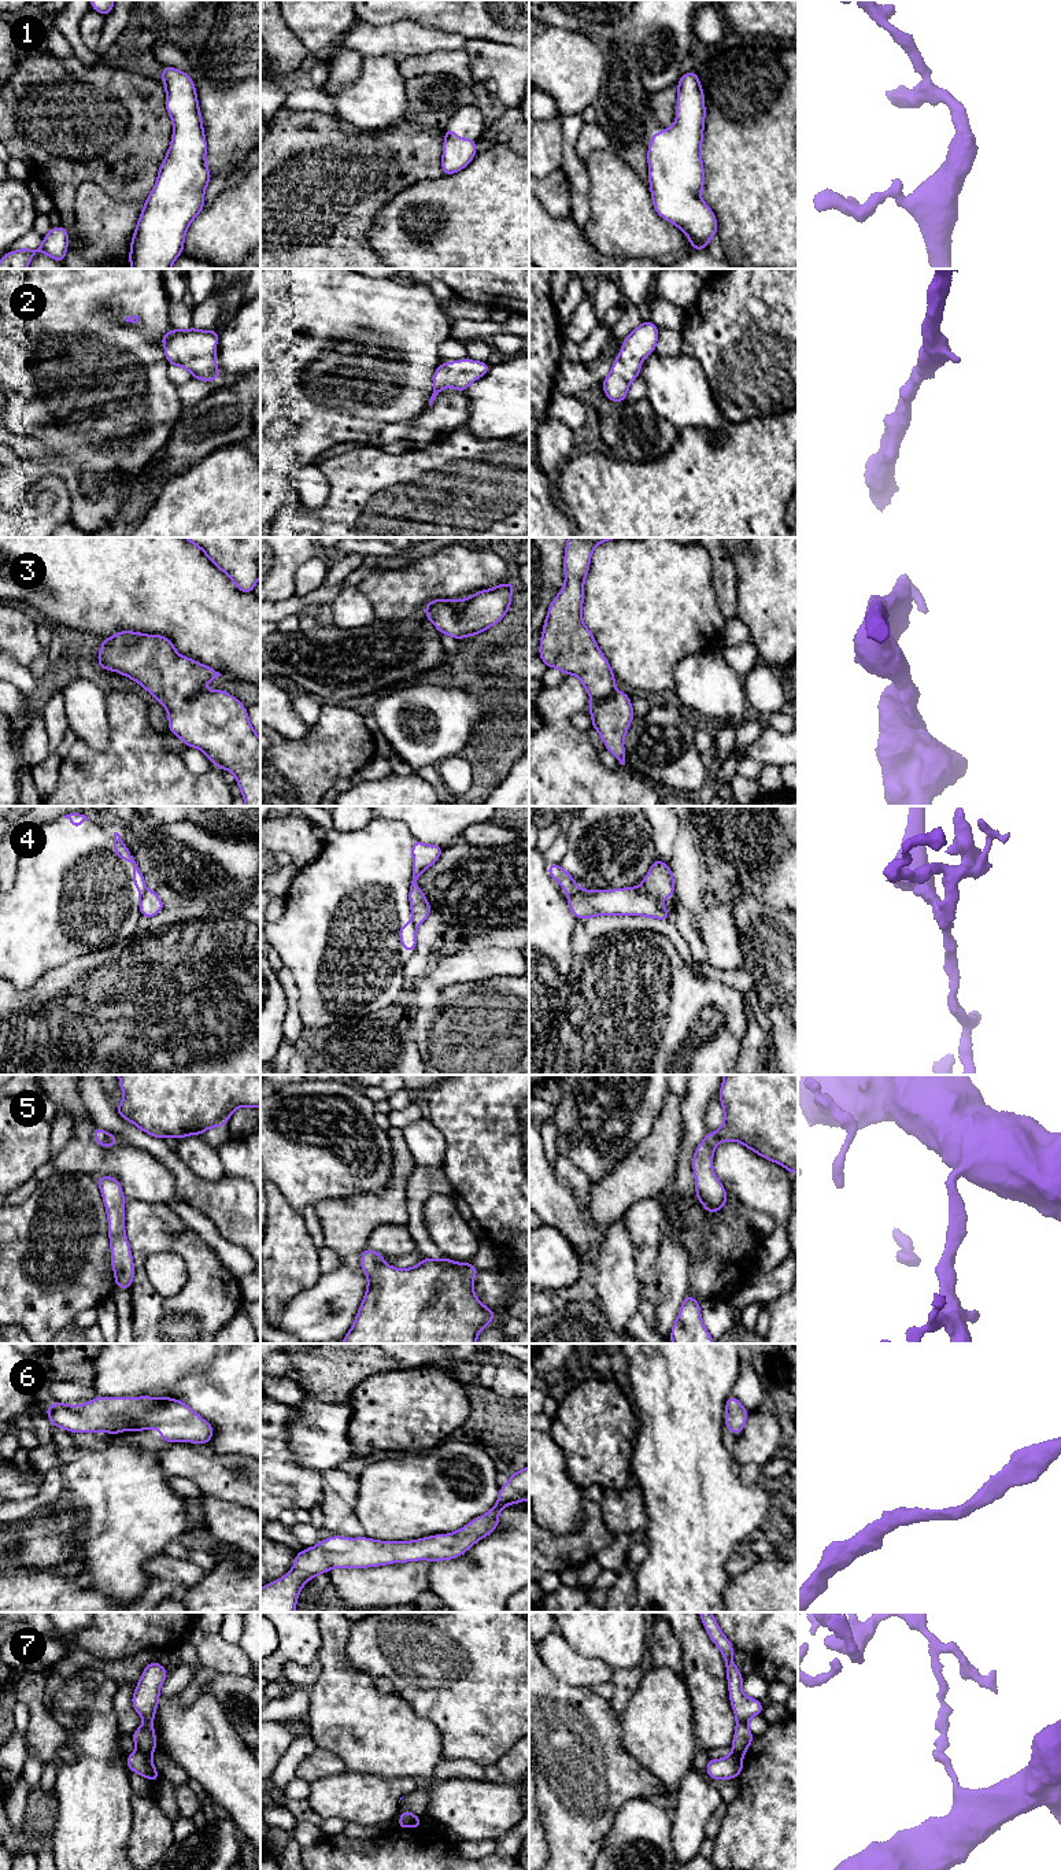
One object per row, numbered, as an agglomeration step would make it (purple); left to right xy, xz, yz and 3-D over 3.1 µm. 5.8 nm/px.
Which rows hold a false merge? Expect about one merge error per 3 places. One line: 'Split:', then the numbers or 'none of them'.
Split: 4, 7

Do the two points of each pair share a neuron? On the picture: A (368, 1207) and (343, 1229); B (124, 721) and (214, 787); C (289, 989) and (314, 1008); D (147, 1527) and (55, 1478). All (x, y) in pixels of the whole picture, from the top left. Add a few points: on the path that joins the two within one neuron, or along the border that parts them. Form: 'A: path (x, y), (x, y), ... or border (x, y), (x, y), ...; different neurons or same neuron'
A: path (362, 1212), (348, 1223); same neuron
B: path (143, 745), (185, 787), (191, 787); same neuron
C: border (285, 967), (298, 990), (298, 1012), (305, 1027); different neurons
D: border (44, 1471), (59, 1470), (67, 1499); different neurons

